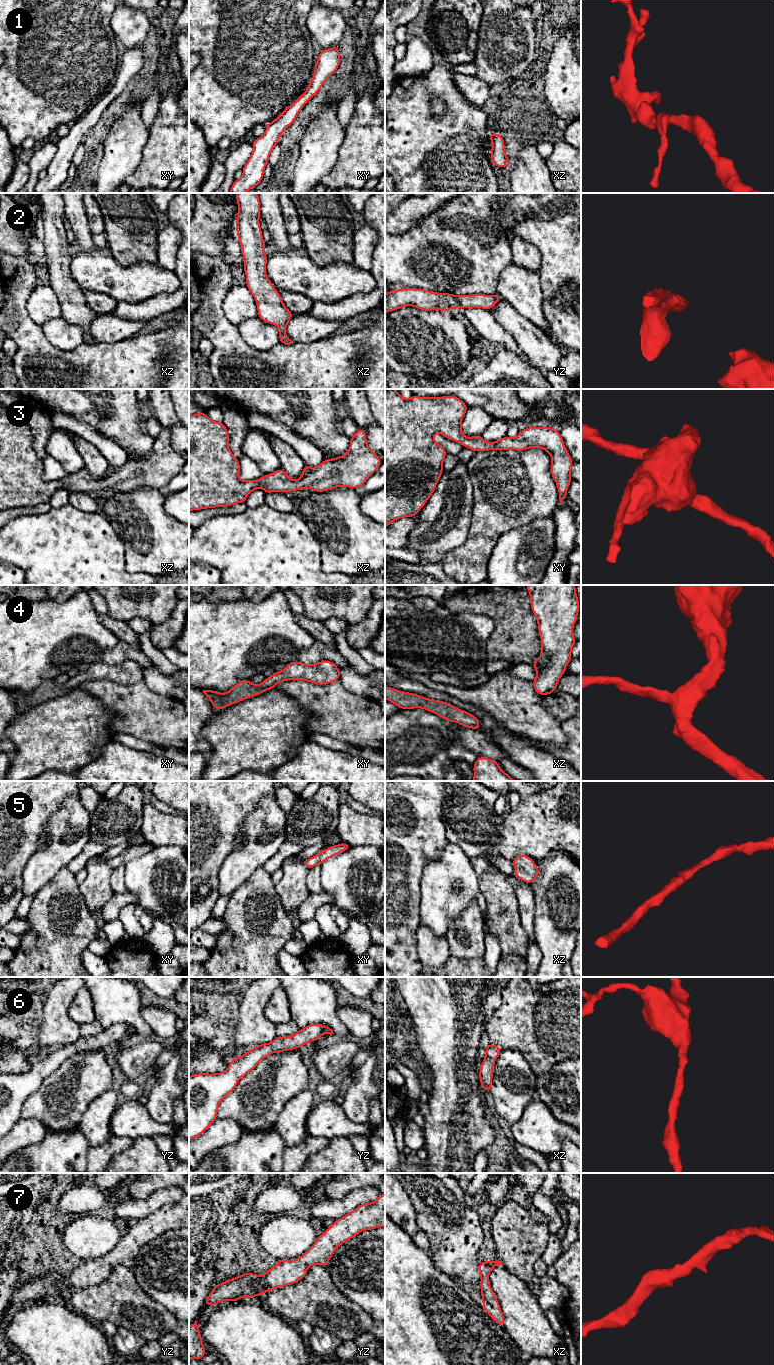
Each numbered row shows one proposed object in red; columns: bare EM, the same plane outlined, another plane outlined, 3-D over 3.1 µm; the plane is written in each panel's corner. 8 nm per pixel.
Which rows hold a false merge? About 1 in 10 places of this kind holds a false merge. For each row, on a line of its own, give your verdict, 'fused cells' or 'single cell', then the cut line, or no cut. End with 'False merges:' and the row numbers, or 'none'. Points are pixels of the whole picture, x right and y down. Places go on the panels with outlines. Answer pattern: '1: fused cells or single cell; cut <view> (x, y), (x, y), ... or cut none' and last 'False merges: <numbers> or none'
1: single cell; cut none
2: single cell; cut none
3: single cell; cut none
4: single cell; cut none
5: single cell; cut none
6: single cell; cut none
7: single cell; cut none
False merges: none

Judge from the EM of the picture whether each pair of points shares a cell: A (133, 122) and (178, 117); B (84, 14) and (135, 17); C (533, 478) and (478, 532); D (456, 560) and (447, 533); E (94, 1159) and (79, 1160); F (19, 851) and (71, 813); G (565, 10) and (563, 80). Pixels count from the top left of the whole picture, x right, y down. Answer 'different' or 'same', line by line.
A: different
B: different
C: same
D: different
E: different
F: different
G: same

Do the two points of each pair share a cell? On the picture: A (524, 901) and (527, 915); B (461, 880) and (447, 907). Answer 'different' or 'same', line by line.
A: same
B: same

